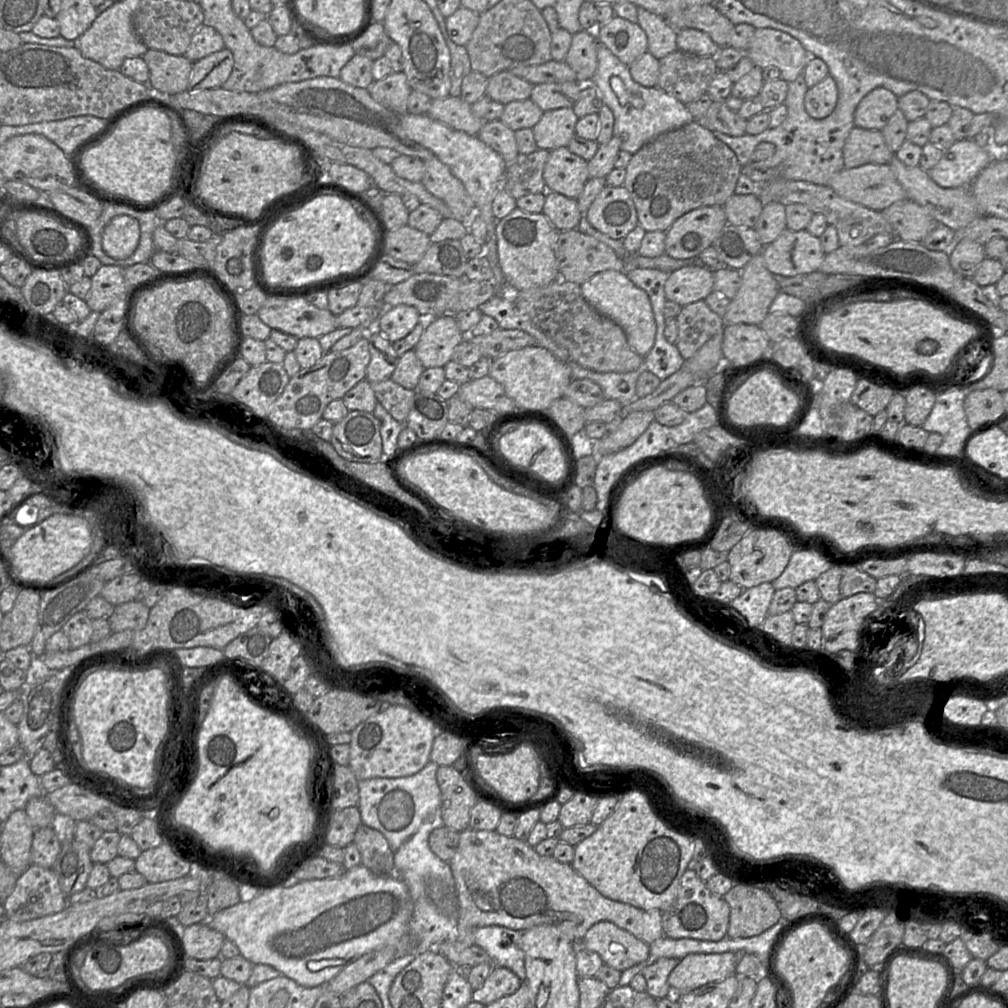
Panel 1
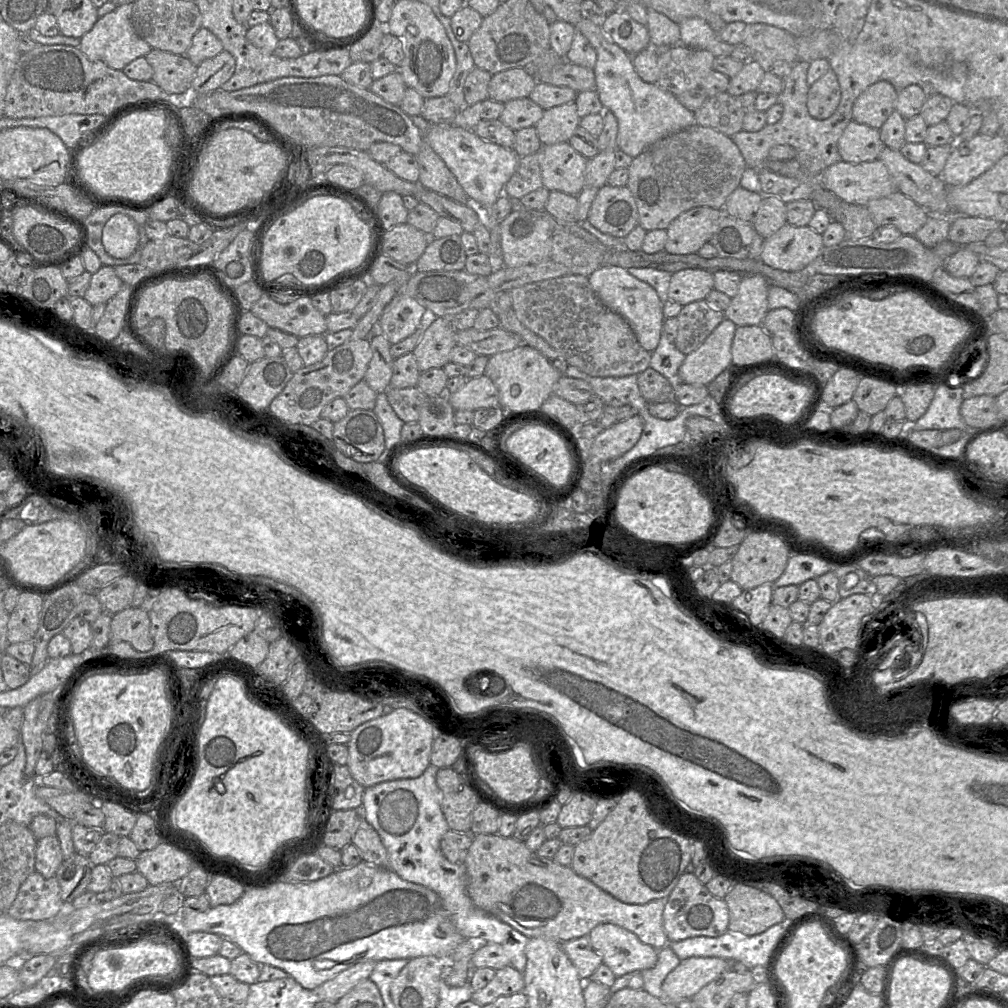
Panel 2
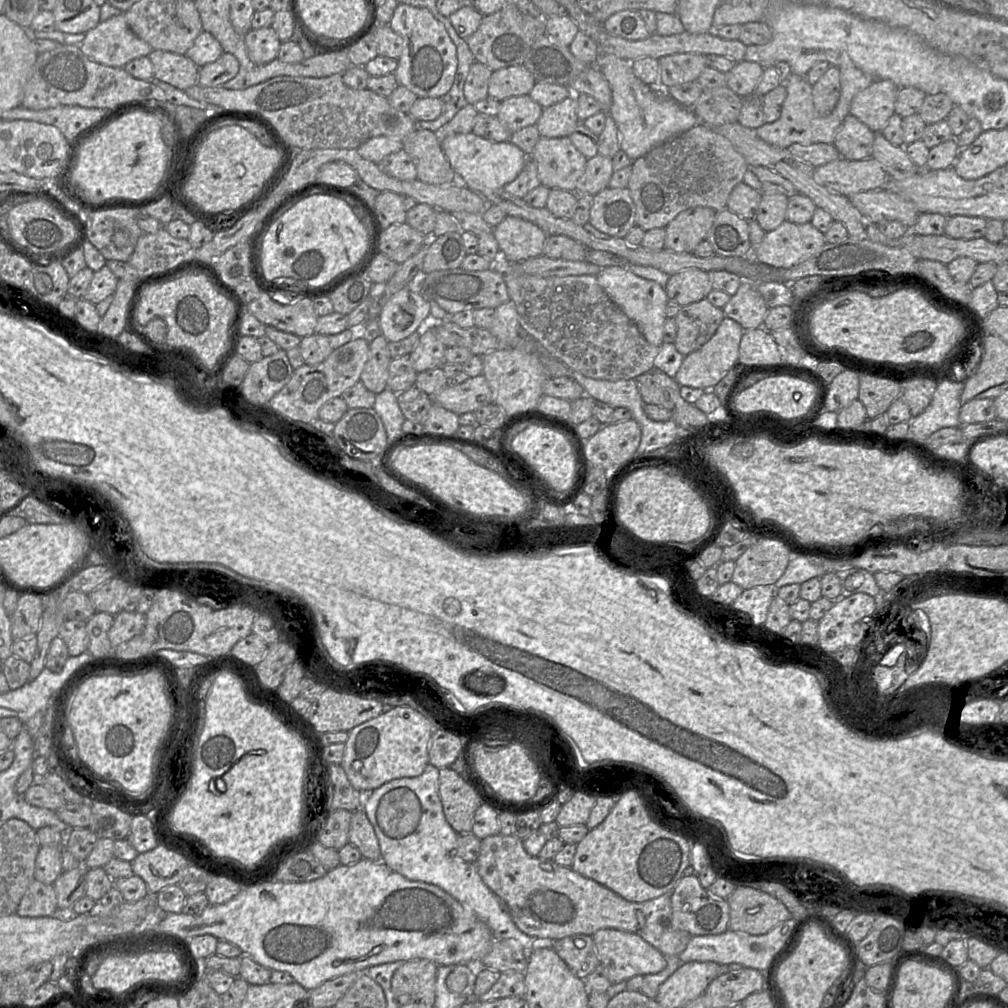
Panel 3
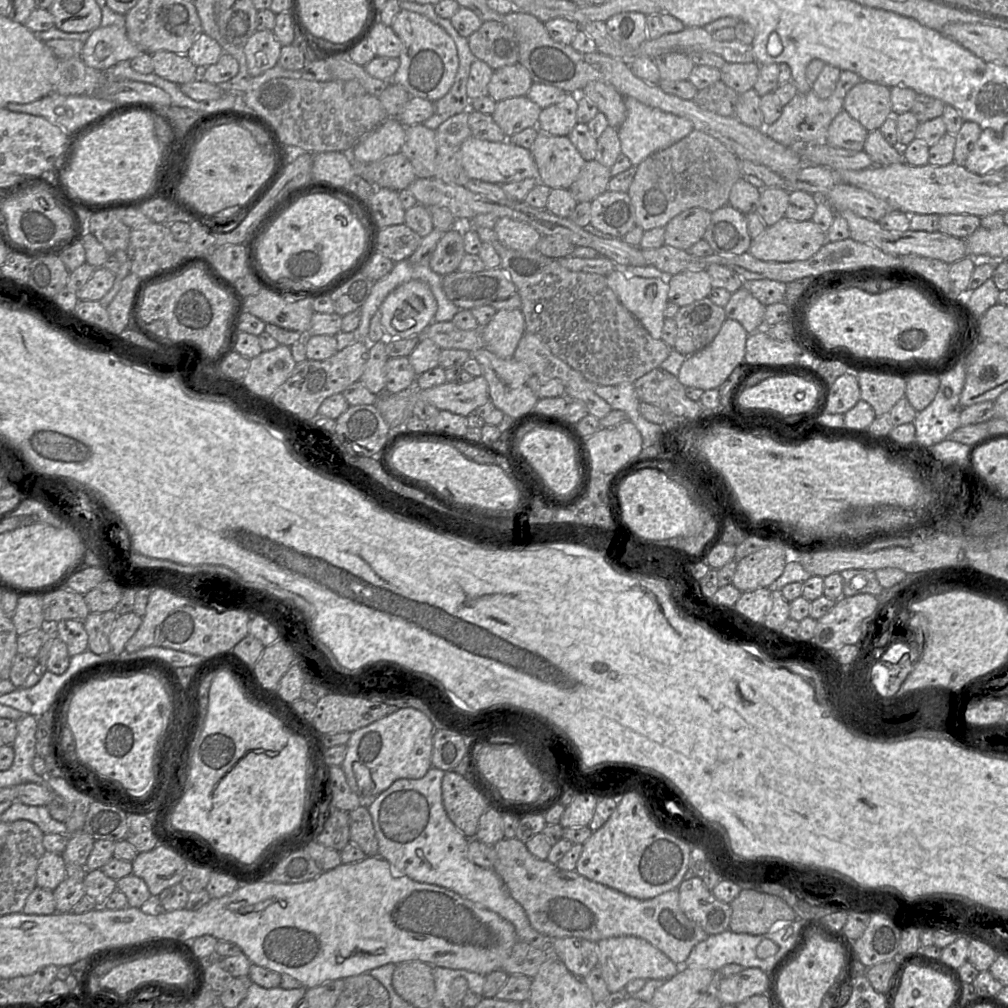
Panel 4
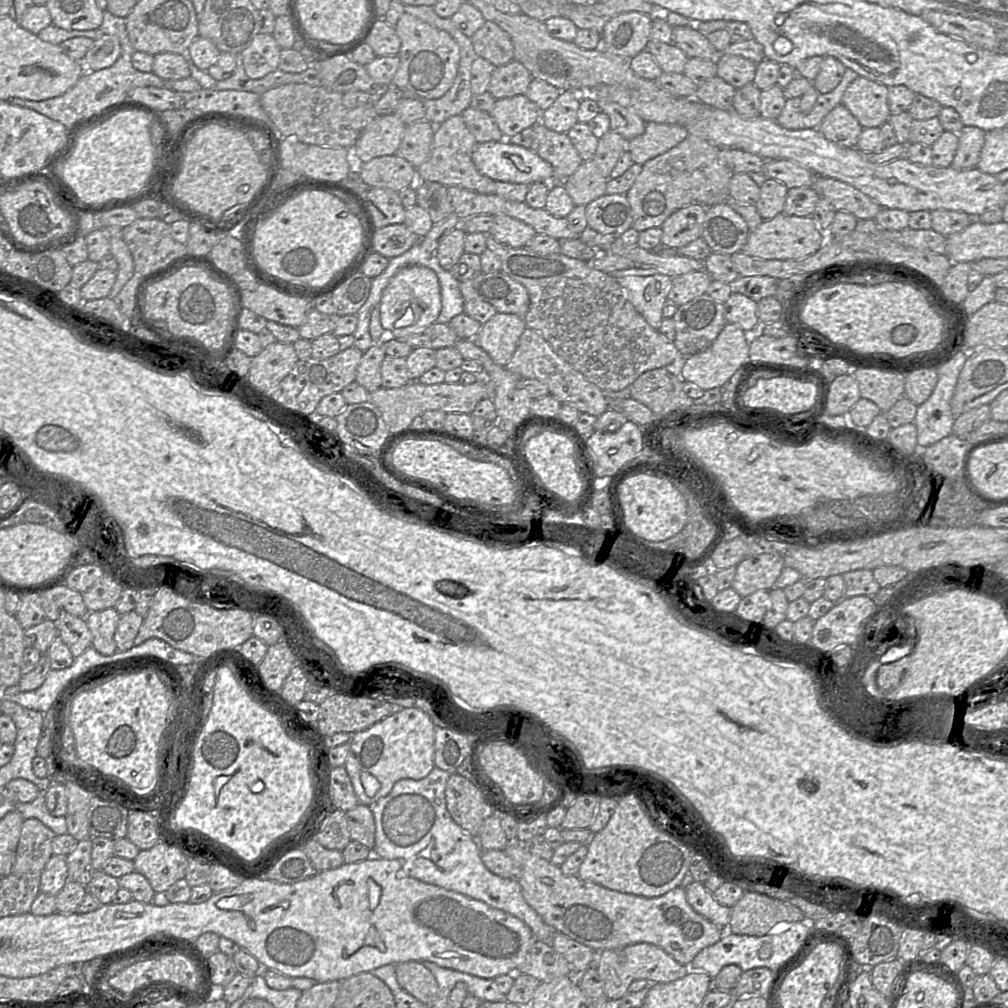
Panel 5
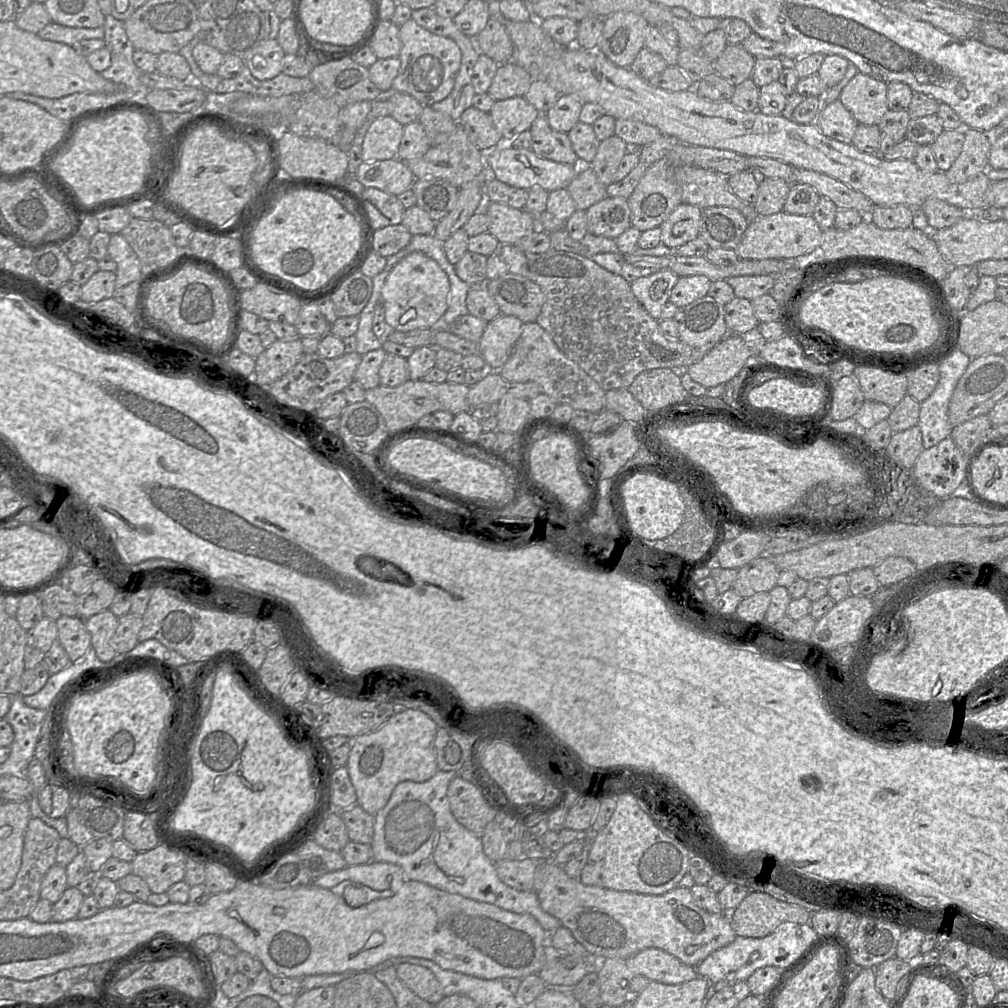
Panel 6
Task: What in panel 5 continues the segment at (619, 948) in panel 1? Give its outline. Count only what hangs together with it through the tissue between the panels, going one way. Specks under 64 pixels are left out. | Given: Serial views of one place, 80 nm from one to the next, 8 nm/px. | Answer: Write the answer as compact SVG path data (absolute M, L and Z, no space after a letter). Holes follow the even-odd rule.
M636 943L622 949L608 949L597 952L595 967L604 982L608 999L621 999L628 993L629 985L638 979L650 983L669 983L689 973L689 966L680 964L662 948L649 943Z

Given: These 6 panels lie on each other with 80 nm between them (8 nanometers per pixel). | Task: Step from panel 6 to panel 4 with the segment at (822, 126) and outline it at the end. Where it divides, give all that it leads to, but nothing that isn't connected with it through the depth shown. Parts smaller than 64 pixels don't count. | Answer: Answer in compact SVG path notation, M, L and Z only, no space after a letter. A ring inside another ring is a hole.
M842 110L828 128L826 143L846 150L863 151L868 133L859 121Z

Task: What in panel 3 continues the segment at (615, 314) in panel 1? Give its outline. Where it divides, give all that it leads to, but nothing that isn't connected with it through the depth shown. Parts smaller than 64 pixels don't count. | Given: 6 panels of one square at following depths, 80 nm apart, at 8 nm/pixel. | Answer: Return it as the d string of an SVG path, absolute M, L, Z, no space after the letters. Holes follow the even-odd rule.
M626 266L603 267L596 277L600 286L637 325L645 339L654 346L661 346L667 319L666 308L669 302L666 289L653 280L633 274Z

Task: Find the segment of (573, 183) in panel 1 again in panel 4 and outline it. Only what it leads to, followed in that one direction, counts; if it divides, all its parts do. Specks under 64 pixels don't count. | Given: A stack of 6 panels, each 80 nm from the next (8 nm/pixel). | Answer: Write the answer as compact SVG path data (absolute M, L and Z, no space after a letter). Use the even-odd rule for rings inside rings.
M539 129L538 135L529 150L538 169L538 181L551 189L569 189L586 163L568 136L555 136Z

